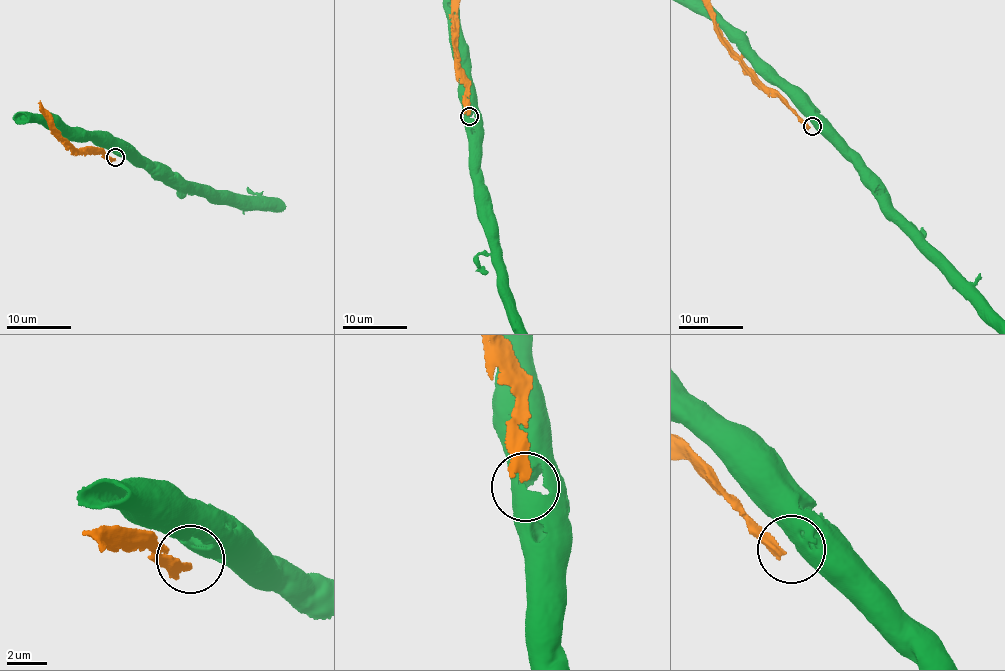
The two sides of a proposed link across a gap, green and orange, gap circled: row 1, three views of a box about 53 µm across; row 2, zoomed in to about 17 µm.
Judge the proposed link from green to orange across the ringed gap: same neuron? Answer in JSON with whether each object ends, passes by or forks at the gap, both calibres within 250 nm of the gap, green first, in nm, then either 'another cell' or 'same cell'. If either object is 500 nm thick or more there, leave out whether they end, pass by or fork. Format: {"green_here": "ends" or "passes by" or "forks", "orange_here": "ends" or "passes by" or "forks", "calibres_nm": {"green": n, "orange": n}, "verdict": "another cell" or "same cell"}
{"calibres_nm": {"green": 650, "orange": 420}, "verdict": "another cell"}

